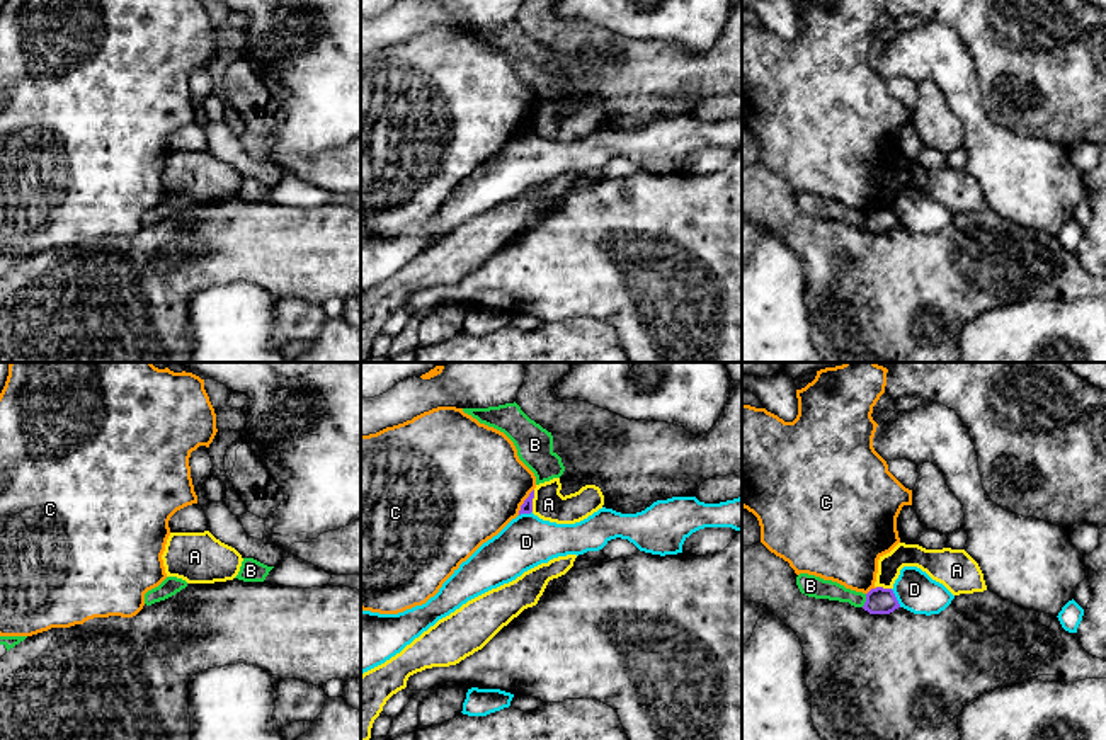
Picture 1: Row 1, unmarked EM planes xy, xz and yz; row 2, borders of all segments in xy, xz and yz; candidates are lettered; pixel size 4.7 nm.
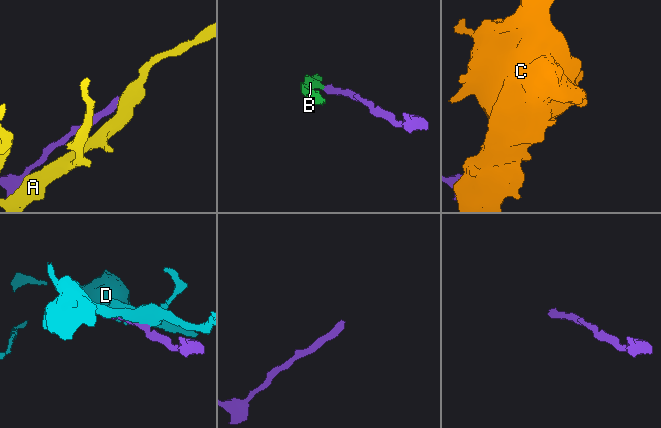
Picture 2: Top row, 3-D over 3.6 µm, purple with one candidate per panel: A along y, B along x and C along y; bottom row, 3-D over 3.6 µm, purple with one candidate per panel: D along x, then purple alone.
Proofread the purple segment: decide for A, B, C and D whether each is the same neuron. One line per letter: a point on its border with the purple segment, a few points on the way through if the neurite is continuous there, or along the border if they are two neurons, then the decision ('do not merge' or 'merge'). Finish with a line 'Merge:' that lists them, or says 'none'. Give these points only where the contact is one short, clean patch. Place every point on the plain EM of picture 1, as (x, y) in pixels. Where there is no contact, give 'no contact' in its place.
A: meets purple in xz at (531, 119); do not merge
B: meets purple in yz at (866, 220); border along yz (866, 213), (866, 220), (861, 225); do not merge
C: meets purple in xz at (524, 121); do not merge
D: meets purple in yz at (895, 216); do not merge
Merge: none

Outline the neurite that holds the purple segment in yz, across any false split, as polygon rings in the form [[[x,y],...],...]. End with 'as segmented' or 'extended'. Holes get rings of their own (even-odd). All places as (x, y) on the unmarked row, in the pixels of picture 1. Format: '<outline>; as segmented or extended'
[[[876,206],[866,213],[866,221],[863,225],[869,233],[890,233],[898,228],[900,223],[892,208]]]; as segmented

